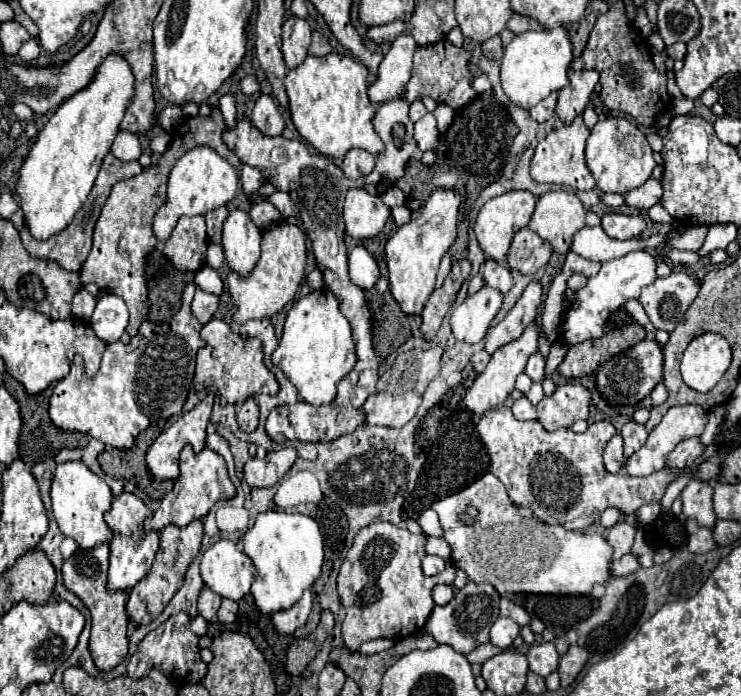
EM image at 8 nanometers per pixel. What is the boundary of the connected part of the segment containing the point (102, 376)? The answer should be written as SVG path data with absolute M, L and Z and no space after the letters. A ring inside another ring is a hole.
M188 283L184 287L182 307L170 321L166 321L162 325L154 325L150 321L144 321L140 325L140 331L132 337L132 341L128 345L122 345L122 341L108 345L102 355L100 369L92 379L86 377L82 357L76 355L72 361L70 375L56 383L54 393L50 397L52 423L62 431L86 433L86 435L102 441L108 447L130 449L134 445L134 439L138 437L138 433L144 431L150 423L156 423L160 419L164 421L164 419L178 415L186 397L188 397L190 385L192 385L196 351L204 345L204 341L200 339L202 325L196 321L196 317L190 311L194 289L196 289L194 283Z

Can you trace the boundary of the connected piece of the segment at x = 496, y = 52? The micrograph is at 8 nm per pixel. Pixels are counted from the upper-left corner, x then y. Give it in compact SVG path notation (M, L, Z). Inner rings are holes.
M492 37L488 39L486 43L482 43L482 53L484 57L492 59L492 61L500 61L502 59L502 43L500 43L500 37Z

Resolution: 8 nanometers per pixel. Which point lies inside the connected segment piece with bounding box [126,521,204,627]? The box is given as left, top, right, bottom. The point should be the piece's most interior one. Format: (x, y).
(178, 547)

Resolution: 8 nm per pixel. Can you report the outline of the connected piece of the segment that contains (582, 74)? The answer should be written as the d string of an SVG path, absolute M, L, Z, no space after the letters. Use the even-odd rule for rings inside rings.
M570 69L568 77L570 77L570 85L558 91L558 105L556 105L556 113L564 123L572 123L574 117L582 115L598 83L598 71Z

